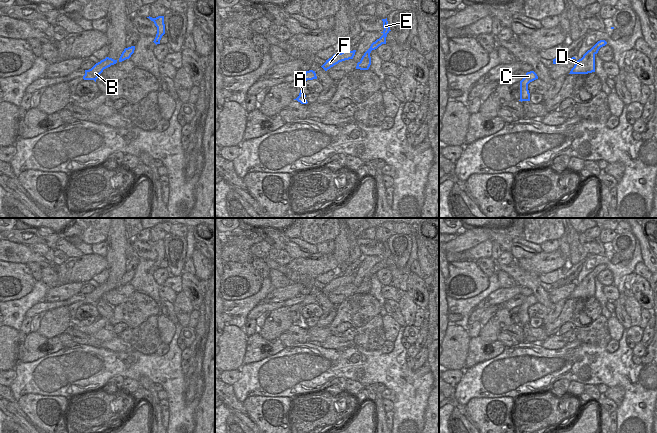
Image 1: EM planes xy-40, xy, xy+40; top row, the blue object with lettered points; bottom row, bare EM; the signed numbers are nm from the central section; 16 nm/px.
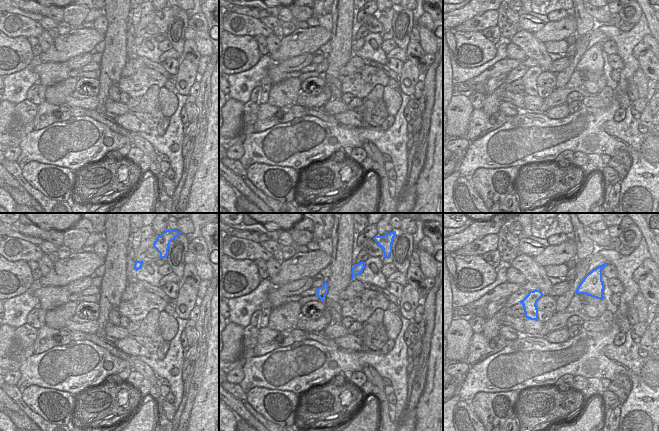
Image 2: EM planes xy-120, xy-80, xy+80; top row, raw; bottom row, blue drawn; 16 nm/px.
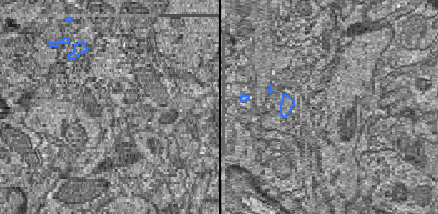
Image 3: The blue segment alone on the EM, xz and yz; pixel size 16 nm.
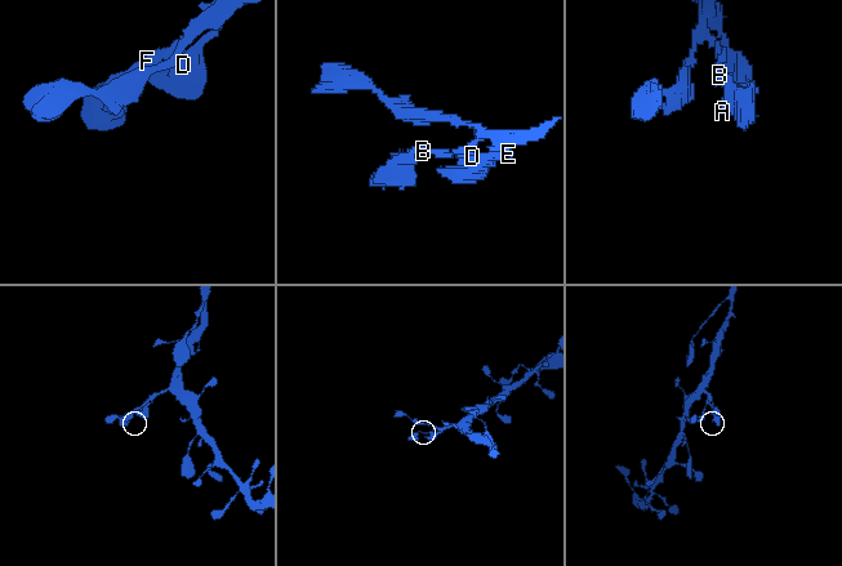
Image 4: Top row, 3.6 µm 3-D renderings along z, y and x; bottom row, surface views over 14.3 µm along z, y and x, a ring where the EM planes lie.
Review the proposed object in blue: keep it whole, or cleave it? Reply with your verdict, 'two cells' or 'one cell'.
one cell

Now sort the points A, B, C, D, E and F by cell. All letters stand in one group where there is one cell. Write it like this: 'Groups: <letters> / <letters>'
Groups: A B C D E F.

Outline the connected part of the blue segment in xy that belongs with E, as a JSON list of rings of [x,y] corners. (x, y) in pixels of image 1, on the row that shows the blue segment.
[[[387,18],[382,19],[383,21],[383,28],[384,30],[381,32],[383,35],[377,39],[375,42],[373,42],[370,46],[370,48],[364,53],[361,60],[357,63],[356,69],[360,70],[368,70],[371,65],[371,57],[370,53],[372,50],[377,49],[382,44],[386,44],[386,37],[387,34],[391,31],[390,26],[388,24]]]

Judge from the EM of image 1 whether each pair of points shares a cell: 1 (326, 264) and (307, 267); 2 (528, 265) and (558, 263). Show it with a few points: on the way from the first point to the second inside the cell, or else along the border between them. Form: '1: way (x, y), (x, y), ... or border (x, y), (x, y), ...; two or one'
1: way (321, 264), (312, 266); one
2: way (535, 264), (551, 263); one

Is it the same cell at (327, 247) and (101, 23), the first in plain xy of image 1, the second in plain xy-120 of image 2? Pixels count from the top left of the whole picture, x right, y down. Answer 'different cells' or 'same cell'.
same cell

